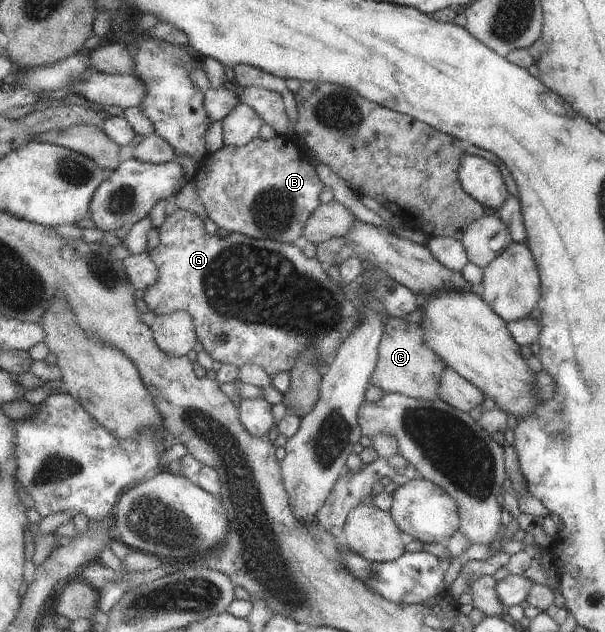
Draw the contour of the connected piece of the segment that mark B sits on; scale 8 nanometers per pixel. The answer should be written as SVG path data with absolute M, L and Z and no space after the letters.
M276 134L273 139L264 141L257 136L243 147L224 145L214 153L209 152L191 182L208 211L209 219L226 232L293 244L302 233L306 219L318 208L318 193L324 187L308 156L302 155L290 138L284 139L284 136Z

